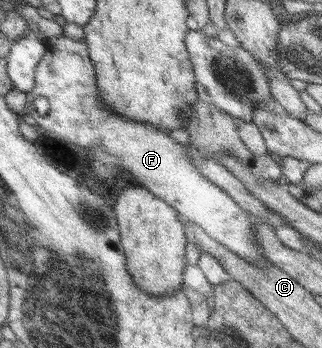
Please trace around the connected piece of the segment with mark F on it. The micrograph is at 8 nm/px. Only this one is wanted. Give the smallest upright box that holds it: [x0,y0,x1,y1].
[27,36,264,265]

